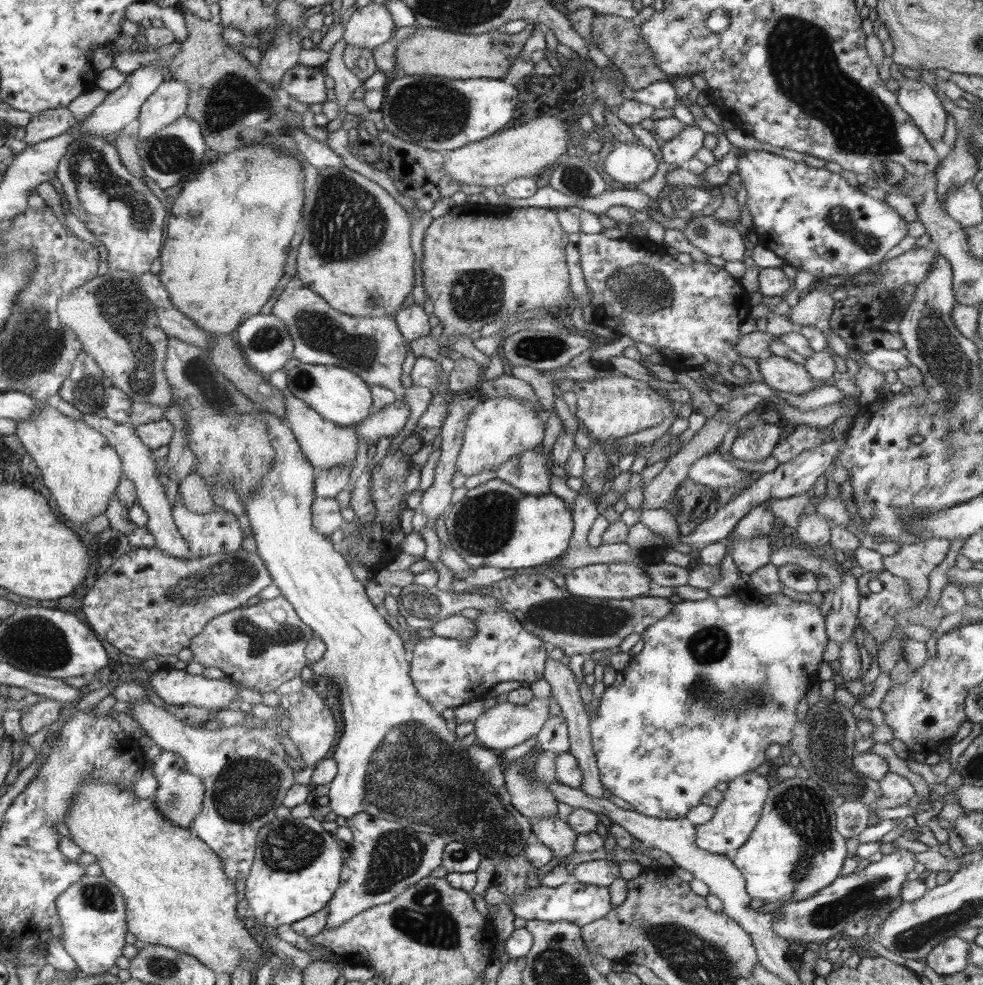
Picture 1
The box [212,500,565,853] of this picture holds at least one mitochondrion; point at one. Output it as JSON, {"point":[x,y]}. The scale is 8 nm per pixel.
{"point":[412,773]}

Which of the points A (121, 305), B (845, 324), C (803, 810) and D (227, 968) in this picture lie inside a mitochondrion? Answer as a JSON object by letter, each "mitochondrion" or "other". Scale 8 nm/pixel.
{"A":"mitochondrion","B":"other","C":"mitochondrion","D":"other"}

